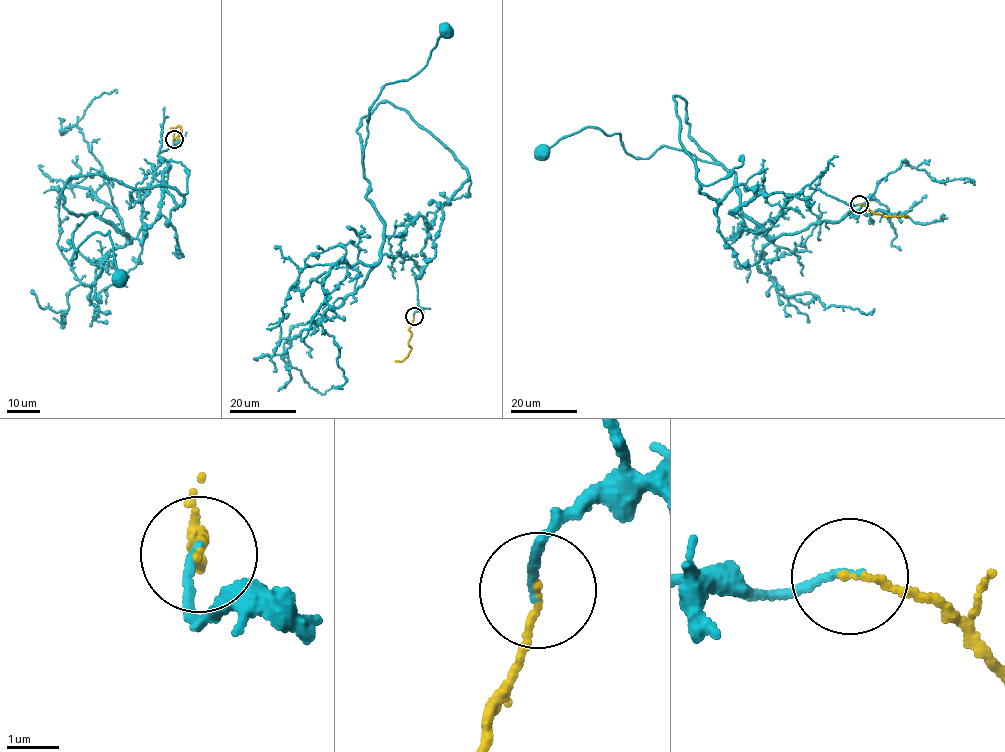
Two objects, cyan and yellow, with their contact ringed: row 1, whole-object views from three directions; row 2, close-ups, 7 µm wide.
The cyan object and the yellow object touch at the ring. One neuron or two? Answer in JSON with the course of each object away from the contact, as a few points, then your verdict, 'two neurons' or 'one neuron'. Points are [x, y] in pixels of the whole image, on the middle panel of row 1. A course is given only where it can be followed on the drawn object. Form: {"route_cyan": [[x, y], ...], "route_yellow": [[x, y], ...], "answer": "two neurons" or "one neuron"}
{"route_cyan": [[413, 316], [415, 262], [382, 253], [362, 158], [385, 84], [416, 75], [446, 29]], "route_yellow": [[413, 316], [408, 344], [411, 350], [402, 361], [395, 360]], "answer": "one neuron"}

